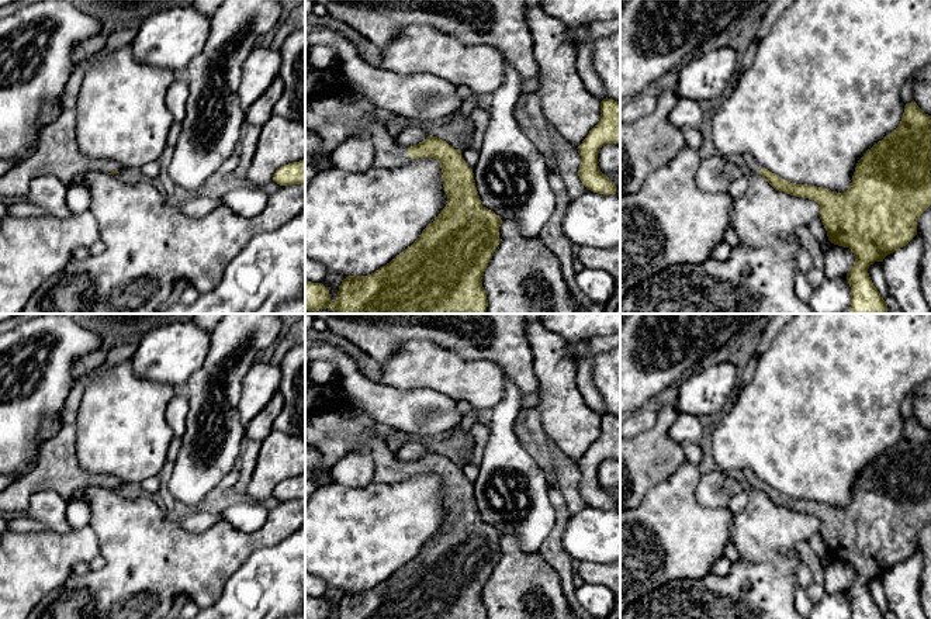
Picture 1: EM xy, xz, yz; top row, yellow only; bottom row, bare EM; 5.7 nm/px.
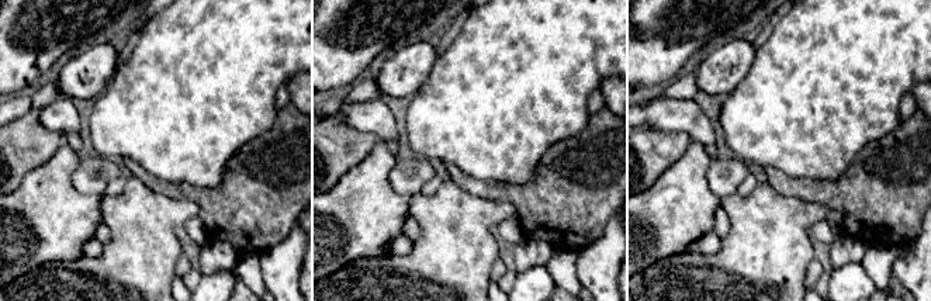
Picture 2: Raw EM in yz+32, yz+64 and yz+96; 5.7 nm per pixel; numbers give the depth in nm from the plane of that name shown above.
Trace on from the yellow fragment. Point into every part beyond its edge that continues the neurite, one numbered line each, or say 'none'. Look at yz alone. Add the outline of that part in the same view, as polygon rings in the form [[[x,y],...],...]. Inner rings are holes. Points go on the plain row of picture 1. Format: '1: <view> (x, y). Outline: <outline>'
1: yz (750, 477). Outline: [[[743,470],[741,471],[743,473],[743,476],[744,476],[744,478],[745,478],[745,481],[752,487],[752,488],[758,488],[764,481],[759,478],[759,477],[757,477],[751,470]]]

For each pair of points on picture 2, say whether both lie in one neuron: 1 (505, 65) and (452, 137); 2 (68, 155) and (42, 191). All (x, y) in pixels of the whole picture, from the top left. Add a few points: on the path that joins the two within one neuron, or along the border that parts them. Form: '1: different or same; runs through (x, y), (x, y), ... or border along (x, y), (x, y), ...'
1: same; runs through (505, 83), (470, 118)
2: same; runs through (63, 163), (51, 183)

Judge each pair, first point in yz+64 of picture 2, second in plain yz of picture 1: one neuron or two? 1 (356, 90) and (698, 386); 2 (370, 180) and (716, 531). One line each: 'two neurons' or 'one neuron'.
1: two neurons
2: one neuron

